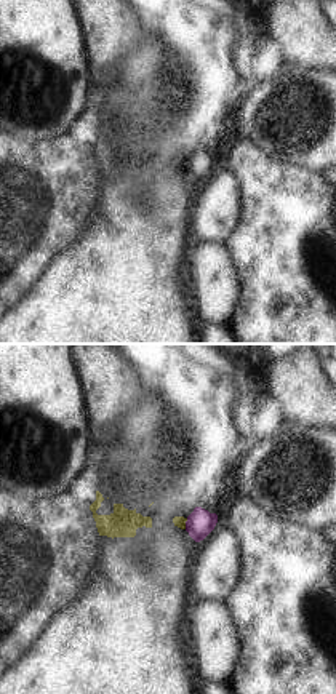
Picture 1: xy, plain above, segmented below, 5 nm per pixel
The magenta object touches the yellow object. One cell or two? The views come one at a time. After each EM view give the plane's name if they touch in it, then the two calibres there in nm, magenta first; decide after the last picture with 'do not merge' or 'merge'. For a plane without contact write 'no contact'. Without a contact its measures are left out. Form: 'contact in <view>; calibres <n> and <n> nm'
contact in xy; calibres 140 and 60 nm

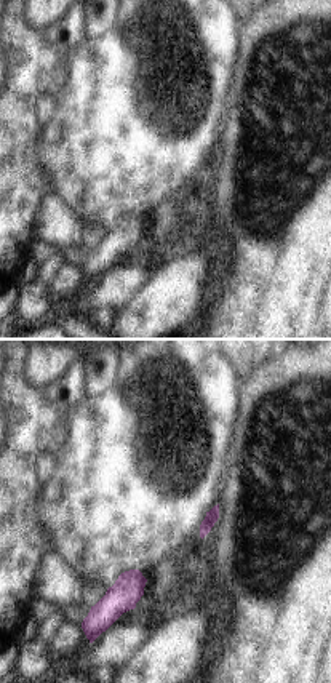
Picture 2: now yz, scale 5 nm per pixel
no contact

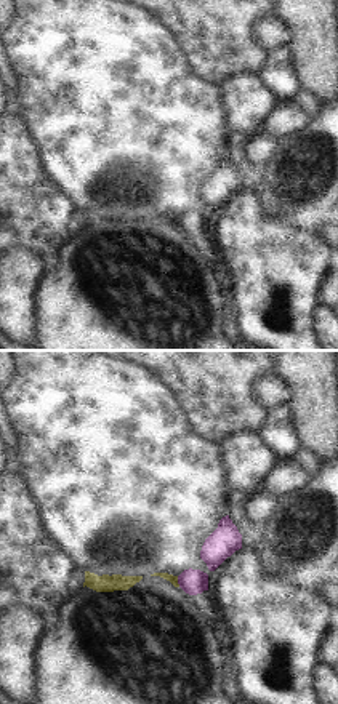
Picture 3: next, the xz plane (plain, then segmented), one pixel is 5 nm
contact in xz; calibres 130 and 50 nm

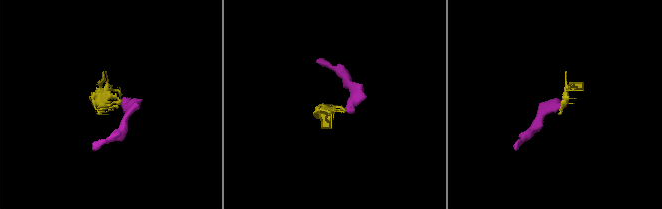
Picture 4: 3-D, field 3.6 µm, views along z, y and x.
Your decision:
do not merge

